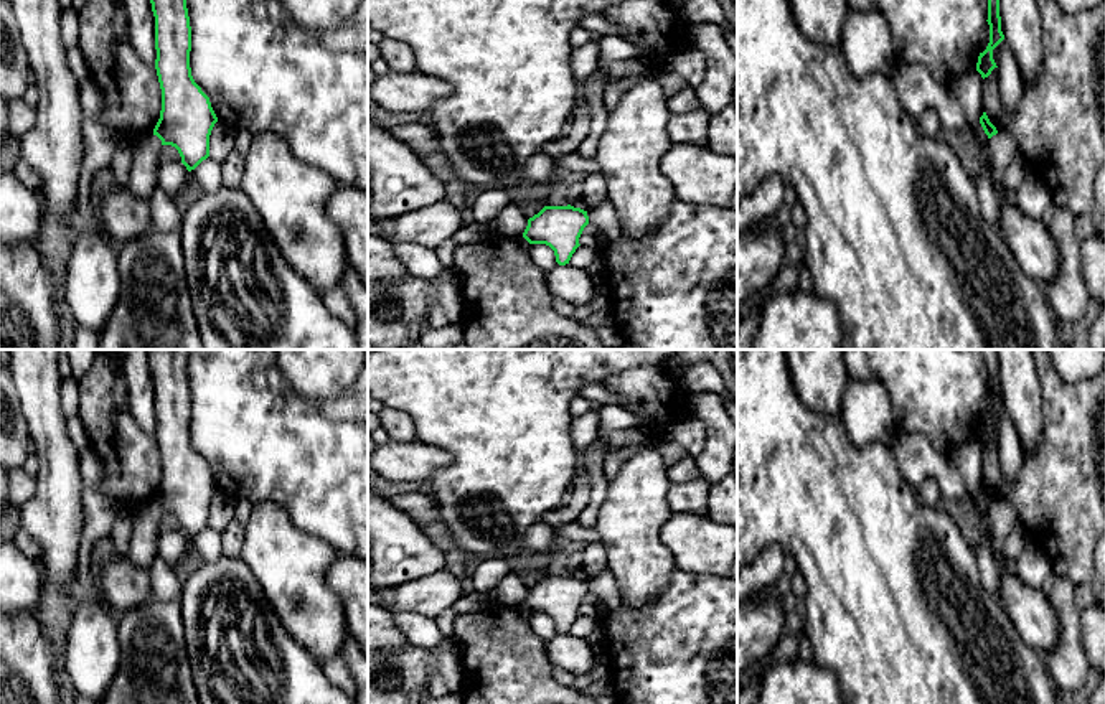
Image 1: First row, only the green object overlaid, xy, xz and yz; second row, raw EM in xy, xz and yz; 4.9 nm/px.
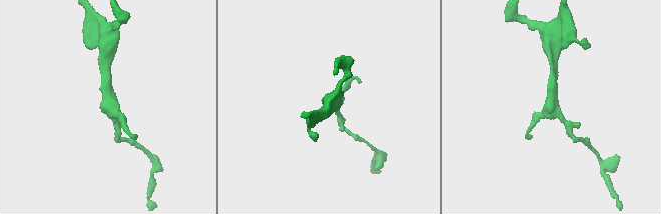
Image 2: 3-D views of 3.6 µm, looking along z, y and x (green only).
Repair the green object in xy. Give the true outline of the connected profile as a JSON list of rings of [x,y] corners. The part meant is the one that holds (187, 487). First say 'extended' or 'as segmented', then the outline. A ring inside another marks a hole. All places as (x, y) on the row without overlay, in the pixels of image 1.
as segmented; [[[148,350],[155,386],[155,439],[162,458],[162,480],[153,505],[162,514],[175,516],[191,541],[209,526],[209,505],[218,486],[191,445],[188,354],[190,350]]]

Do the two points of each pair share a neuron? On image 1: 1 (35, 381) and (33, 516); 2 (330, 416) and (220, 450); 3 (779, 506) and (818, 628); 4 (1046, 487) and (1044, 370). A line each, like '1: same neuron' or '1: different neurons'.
1: same neuron
2: same neuron
3: same neuron
4: same neuron

